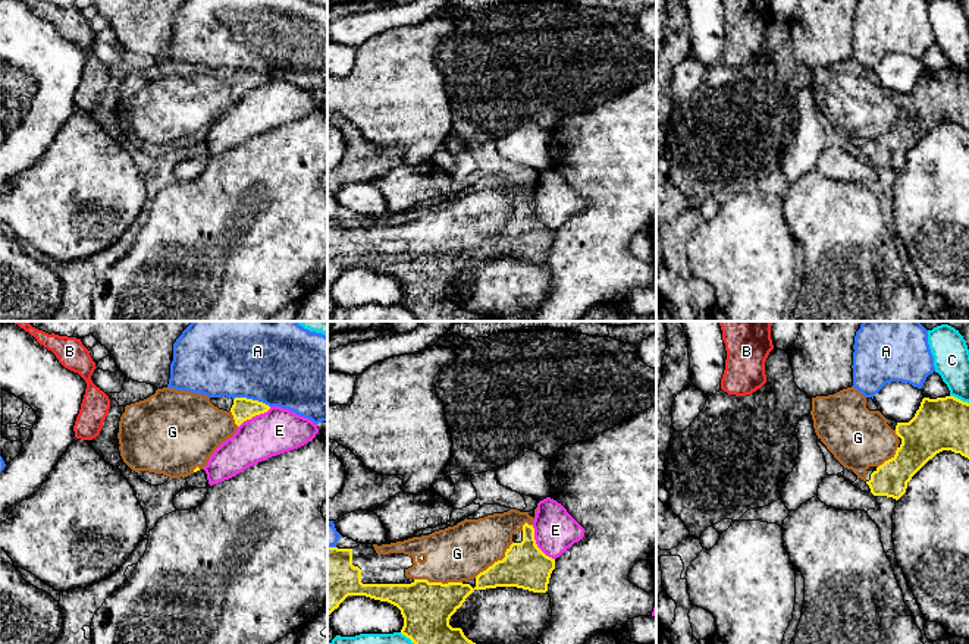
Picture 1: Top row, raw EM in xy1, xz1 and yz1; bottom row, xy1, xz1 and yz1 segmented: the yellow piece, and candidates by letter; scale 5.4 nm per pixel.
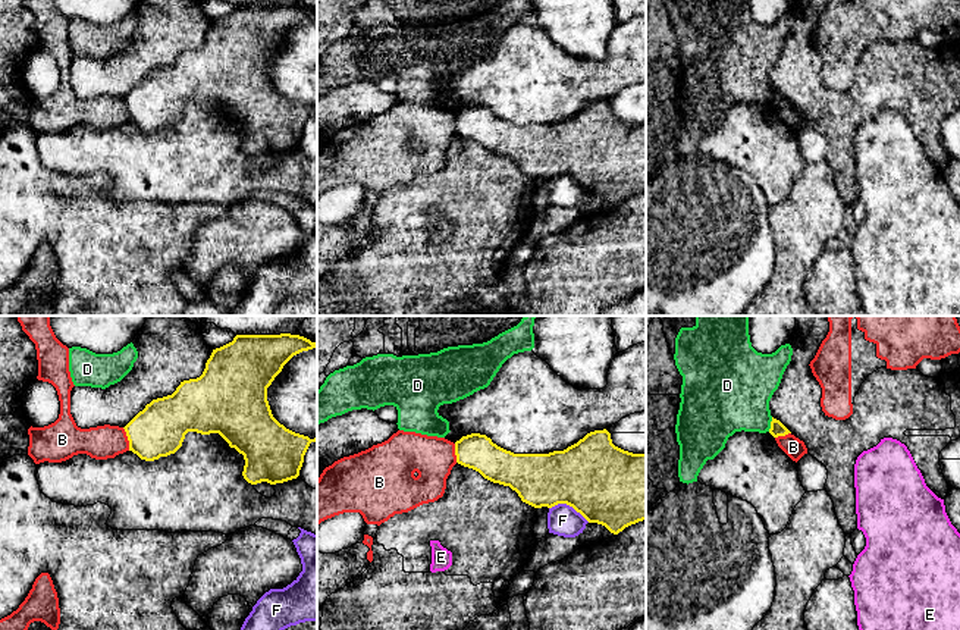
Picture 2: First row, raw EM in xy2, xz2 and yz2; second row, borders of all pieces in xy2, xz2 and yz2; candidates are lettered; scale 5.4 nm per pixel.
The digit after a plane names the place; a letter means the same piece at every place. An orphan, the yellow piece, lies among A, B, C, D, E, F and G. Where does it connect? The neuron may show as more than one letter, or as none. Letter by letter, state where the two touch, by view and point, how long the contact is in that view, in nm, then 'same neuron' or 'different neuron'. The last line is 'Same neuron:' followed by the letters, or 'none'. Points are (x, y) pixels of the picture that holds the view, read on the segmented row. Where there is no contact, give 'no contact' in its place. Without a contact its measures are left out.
A: contact xy1 (251, 399); length 200 nm; different neuron
B: contact xy2 (128, 439); length 130 nm; different neuron
C: contact yz1 (959, 399); length 120 nm; different neuron
D: contact yz2 (771, 425); length 80 nm; different neuron
E: contact xz1 (536, 544); length 220 nm; different neuron
F: contact xz2 (570, 505); length 240 nm; different neuron
G: contact xz1 (438, 583); length 260 nm; same neuron
Same neuron: G

